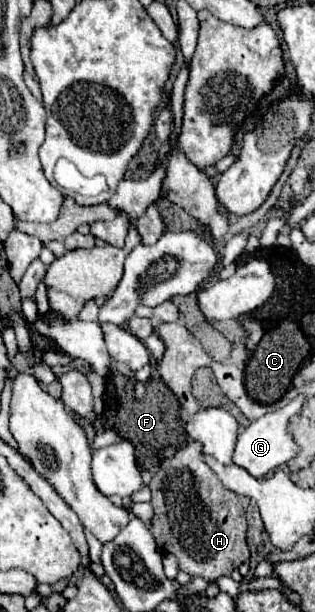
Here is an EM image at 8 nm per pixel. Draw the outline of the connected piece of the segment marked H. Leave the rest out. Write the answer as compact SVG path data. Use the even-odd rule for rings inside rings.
M190 442L184 448L178 448L174 456L162 460L148 486L152 490L150 504L154 508L150 532L162 552L170 552L178 558L180 570L188 572L190 576L200 576L208 582L214 582L220 576L230 576L242 562L250 560L250 548L246 544L246 508L250 506L250 498L242 498L222 486L218 476L202 460L198 442Z

